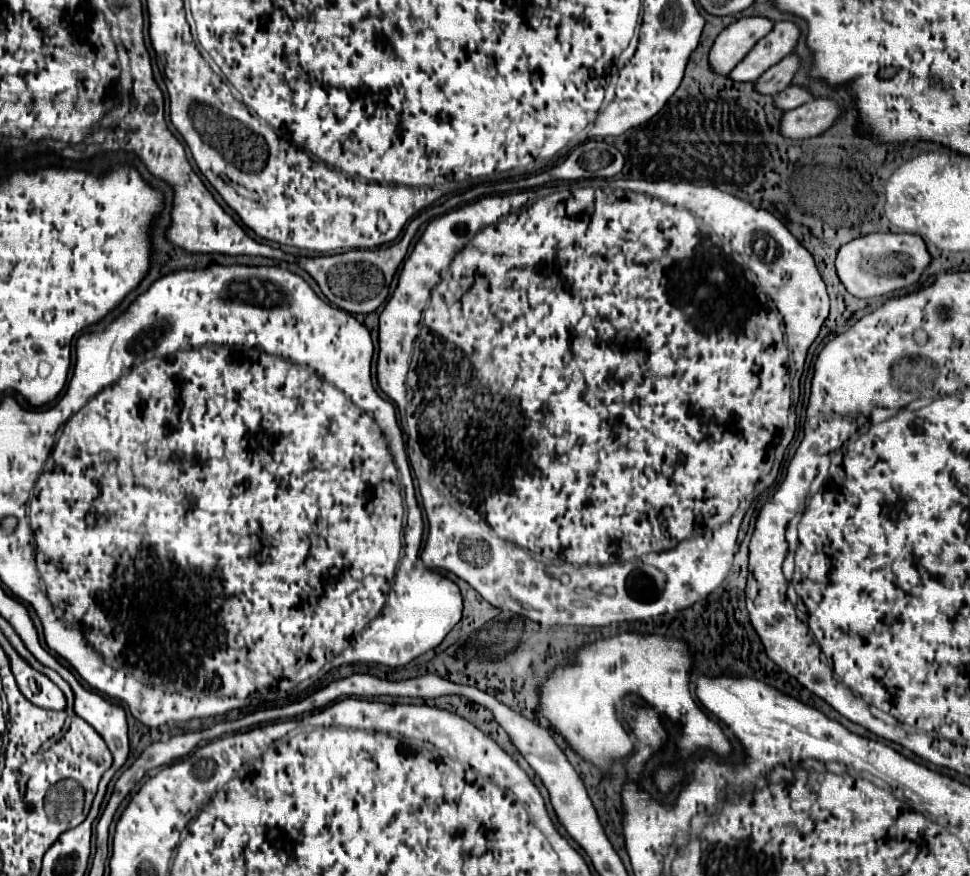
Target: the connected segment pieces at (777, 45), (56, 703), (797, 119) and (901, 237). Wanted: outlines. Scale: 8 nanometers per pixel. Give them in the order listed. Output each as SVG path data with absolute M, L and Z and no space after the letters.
M790 21L774 23L772 31L762 37L754 49L734 67L732 73L728 73L728 79L732 81L756 81L762 71L770 69L778 61L782 61L796 45L800 37L800 29Z
M2 641L2 647L6 651L6 655L10 657L10 665L12 665L12 673L16 677L16 683L20 687L20 691L24 693L24 697L28 701L32 701L38 707L44 709L64 709L66 707L66 697L64 693L40 671L32 669L16 651L12 645L8 645L8 641Z
M814 99L792 111L786 111L780 119L780 135L786 139L808 139L826 131L840 115L838 103L830 99Z
M870 233L842 245L836 253L836 275L854 297L880 297L918 281L930 263L922 237L910 233Z

